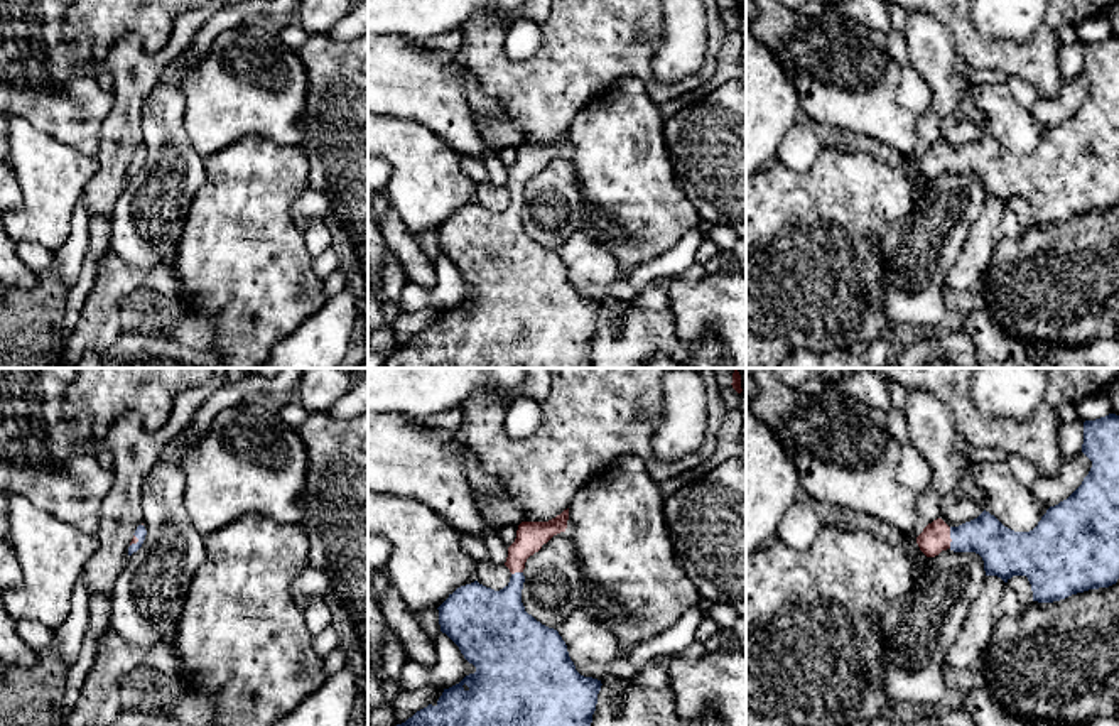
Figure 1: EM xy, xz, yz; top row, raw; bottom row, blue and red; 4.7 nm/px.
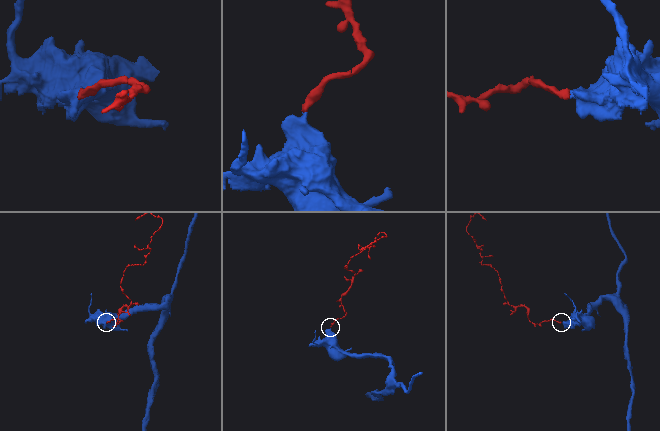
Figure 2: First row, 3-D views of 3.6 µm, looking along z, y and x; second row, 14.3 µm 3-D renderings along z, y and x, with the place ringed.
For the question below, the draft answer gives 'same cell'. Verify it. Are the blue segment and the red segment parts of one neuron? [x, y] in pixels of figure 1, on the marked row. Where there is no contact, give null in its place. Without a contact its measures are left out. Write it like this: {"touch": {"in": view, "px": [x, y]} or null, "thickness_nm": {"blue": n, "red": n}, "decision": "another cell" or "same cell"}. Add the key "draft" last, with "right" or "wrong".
{"touch": {"in": "yz", "px": [951, 537]}, "thickness_nm": {"blue": 200, "red": 140}, "decision": "same cell", "draft": "right"}

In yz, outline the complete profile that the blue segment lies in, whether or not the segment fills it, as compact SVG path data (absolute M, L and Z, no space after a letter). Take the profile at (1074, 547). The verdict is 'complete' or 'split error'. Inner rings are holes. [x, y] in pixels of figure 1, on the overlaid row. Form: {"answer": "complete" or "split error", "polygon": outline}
{"answer": "split error", "polygon": "M1119 415L1085 420L1082 452L1092 461L1089 474L1067 500L1050 507L1033 530L1014 532L986 510L959 527L949 527L937 518L916 537L920 550L927 557L947 549L976 552L984 561L986 576L997 576L1004 582L1013 576L1026 576L1033 601L1038 603L1053 603L1116 584L1119 579Z"}

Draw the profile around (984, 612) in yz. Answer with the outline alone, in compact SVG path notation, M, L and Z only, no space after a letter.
M997 576L986 577L981 593L970 604L955 643L947 650L945 664L950 675L970 669L981 658L994 625L1001 616L1004 584Z

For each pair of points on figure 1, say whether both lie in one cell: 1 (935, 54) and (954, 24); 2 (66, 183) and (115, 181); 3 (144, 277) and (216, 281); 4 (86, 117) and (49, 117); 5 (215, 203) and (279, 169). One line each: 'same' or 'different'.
1: different
2: different
3: different
4: same
5: same

